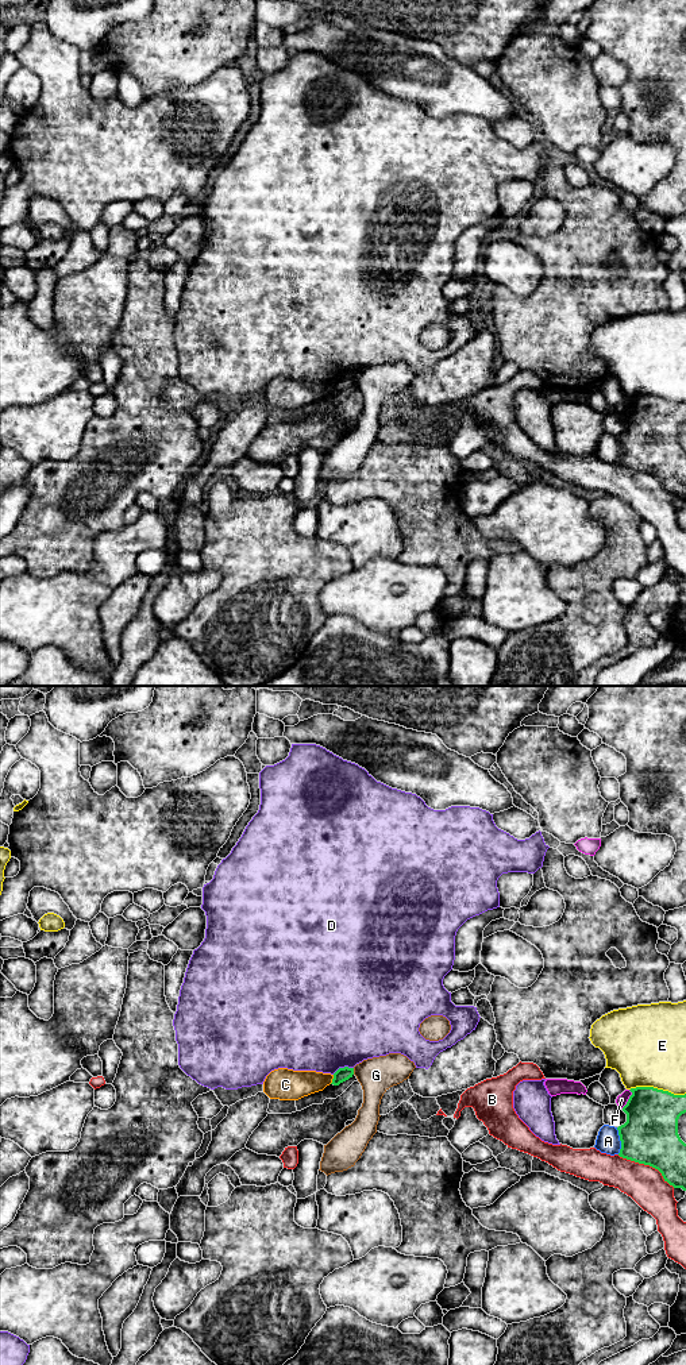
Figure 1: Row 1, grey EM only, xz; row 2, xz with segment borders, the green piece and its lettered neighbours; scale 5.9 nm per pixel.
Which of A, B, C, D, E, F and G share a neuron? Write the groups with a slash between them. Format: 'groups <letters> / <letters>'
groups A / B / C / D / E / F / G

